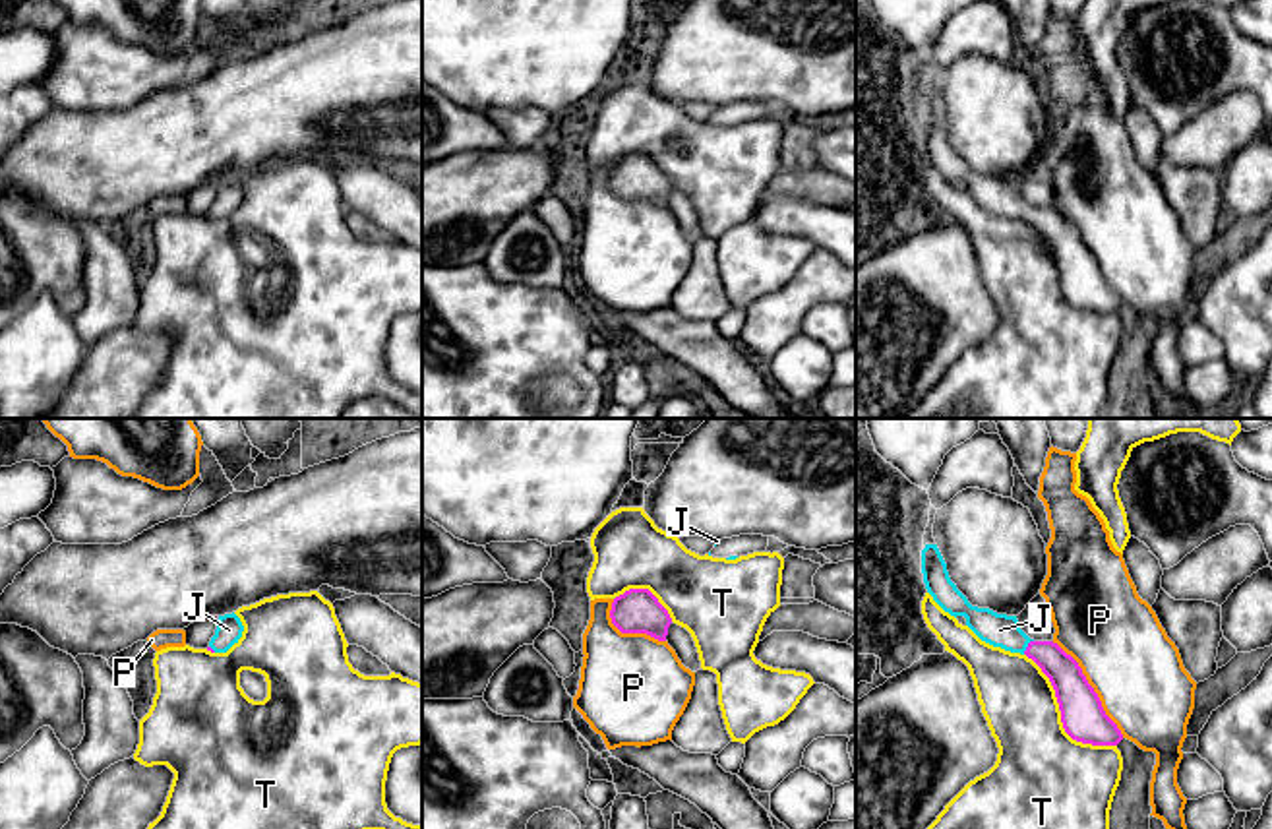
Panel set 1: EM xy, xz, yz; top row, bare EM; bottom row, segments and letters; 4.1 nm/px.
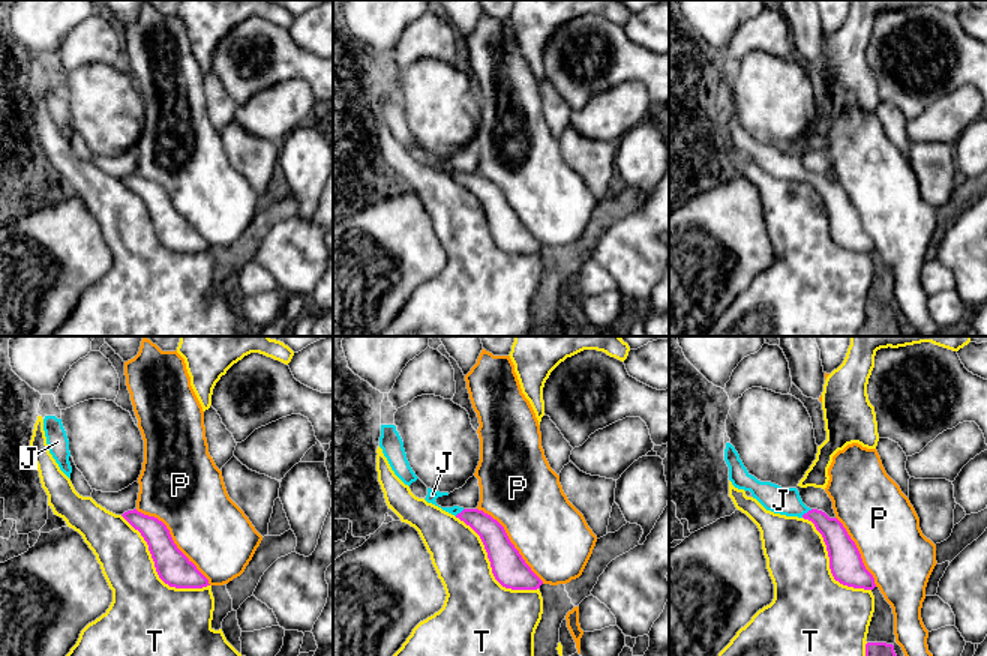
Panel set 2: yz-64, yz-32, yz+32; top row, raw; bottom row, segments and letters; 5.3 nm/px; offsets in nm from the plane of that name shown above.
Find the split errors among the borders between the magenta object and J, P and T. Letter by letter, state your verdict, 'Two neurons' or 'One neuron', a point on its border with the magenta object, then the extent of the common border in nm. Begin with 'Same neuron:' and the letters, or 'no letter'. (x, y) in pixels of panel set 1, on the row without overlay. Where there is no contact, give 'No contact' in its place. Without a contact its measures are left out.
Same neuron: J
J: One neuron. Touches magenta at yz (1027, 214). Shared border 80 nm
P: Two neurons. Touches magenta at yz (1092, 254). Shared border 500 nm
T: Two neurons. Touches magenta at yz (1061, 283). Shared border 550 nm

